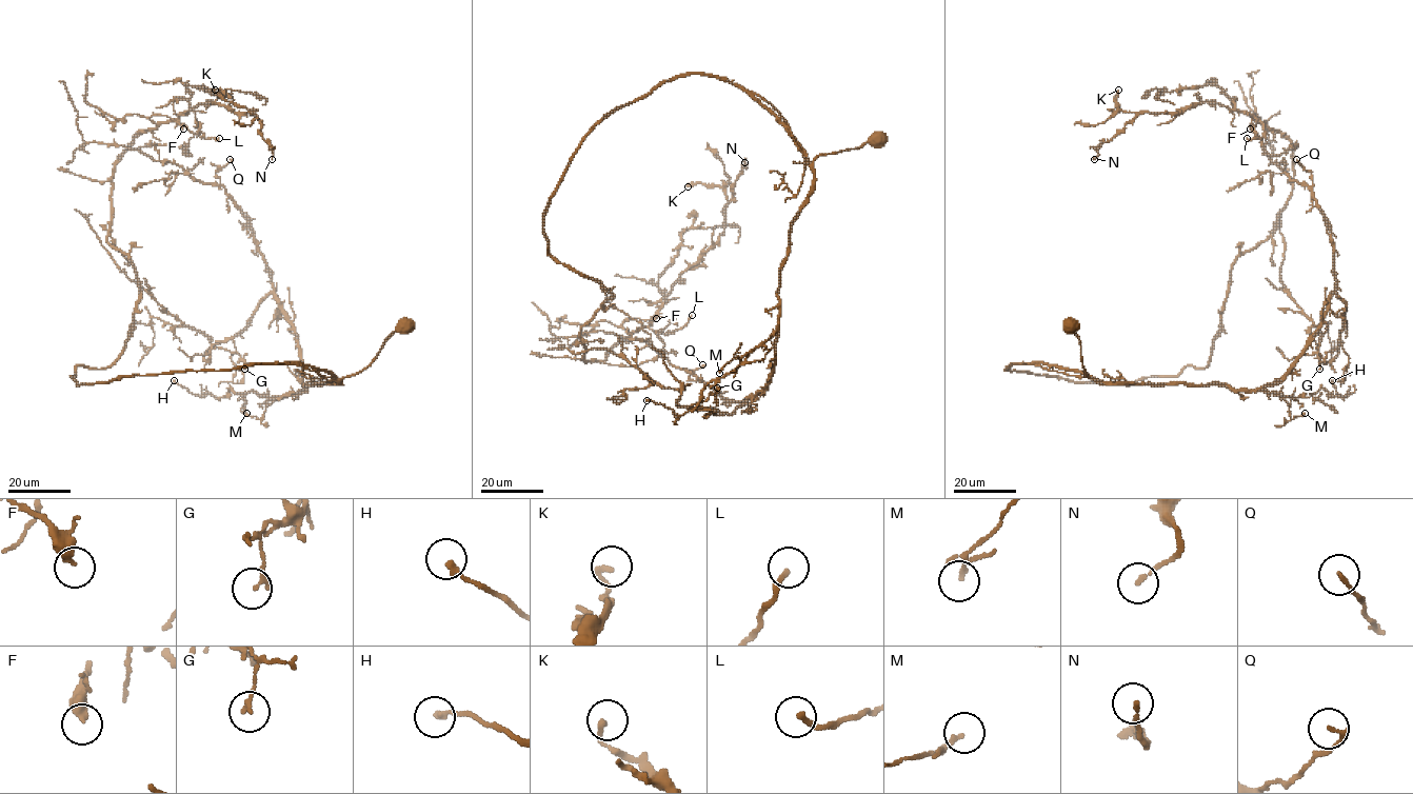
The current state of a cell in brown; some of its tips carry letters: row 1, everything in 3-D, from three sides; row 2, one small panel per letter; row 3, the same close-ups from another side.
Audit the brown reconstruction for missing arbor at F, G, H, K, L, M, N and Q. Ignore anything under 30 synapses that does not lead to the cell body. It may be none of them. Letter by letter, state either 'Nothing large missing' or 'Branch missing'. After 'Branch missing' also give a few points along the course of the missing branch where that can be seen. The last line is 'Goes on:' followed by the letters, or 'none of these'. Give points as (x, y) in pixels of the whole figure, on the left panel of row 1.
F: Nothing large missing
G: Nothing large missing
H: Nothing large missing
K: Nothing large missing
L: Nothing large missing
M: Nothing large missing
N: Nothing large missing
Q: Nothing large missing
Goes on: none of these

